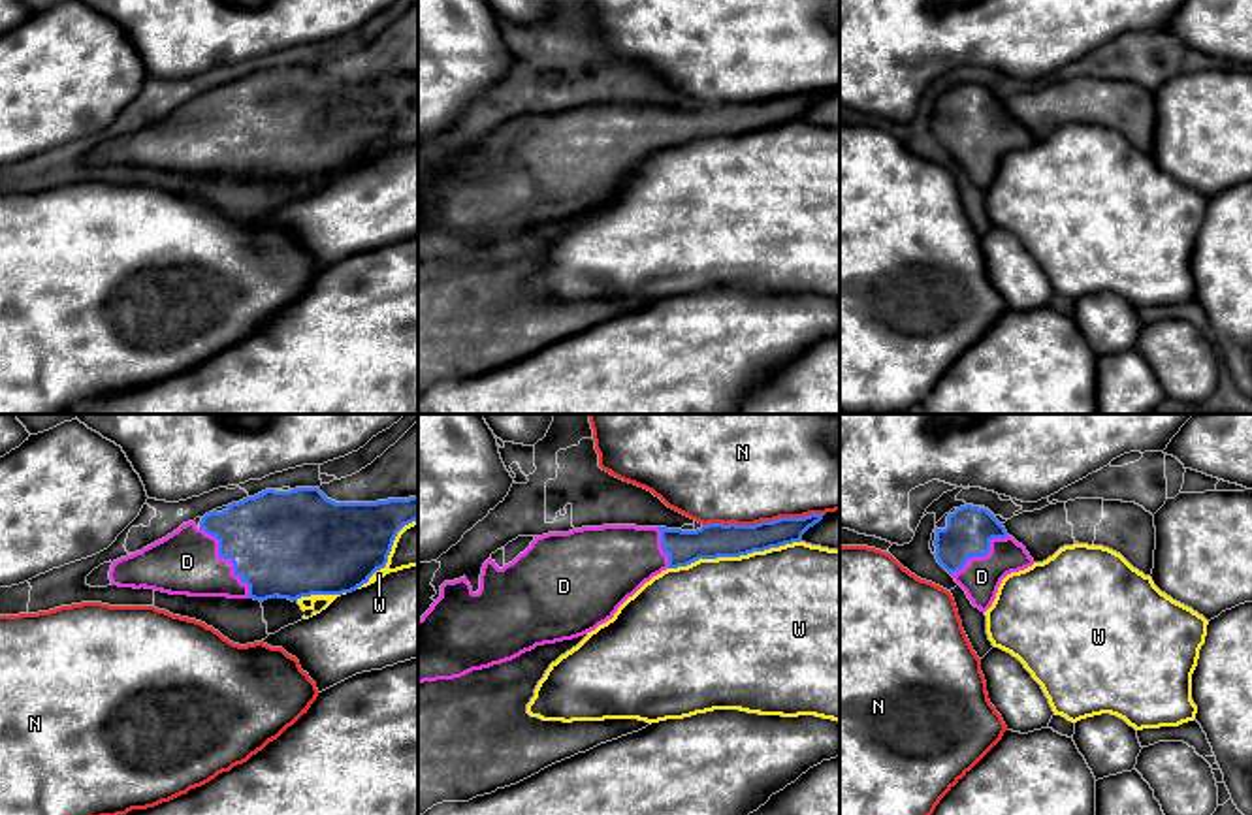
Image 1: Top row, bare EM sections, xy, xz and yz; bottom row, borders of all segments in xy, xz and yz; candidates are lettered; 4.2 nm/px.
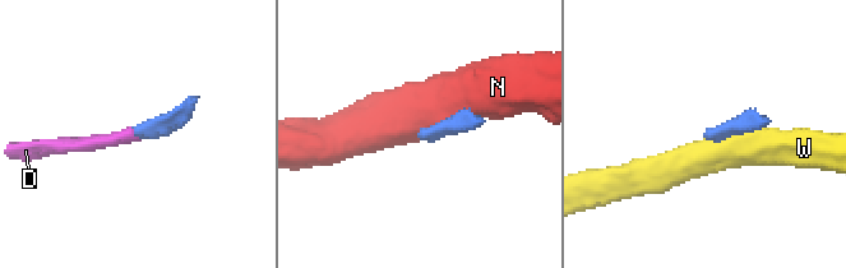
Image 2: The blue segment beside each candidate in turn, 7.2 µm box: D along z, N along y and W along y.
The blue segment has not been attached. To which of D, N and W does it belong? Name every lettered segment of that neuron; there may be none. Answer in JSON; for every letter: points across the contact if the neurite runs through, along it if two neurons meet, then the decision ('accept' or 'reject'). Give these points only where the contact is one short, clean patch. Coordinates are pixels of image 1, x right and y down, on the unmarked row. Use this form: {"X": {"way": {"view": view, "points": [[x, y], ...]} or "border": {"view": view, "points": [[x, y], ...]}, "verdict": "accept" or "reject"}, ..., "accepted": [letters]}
{"D": {"verdict": "accept"}, "N": {"verdict": "reject"}, "W": {"verdict": "reject"}, "accepted": ["D"]}

